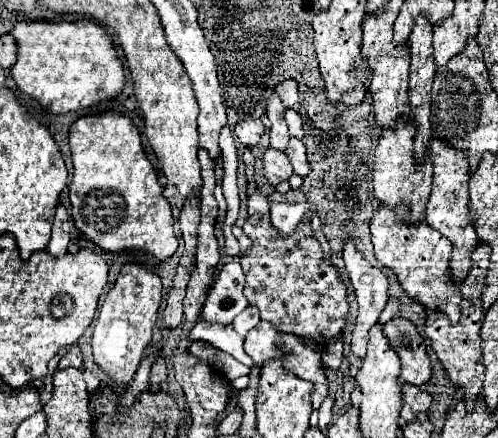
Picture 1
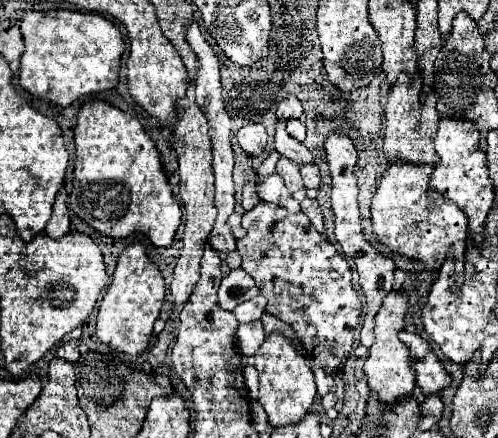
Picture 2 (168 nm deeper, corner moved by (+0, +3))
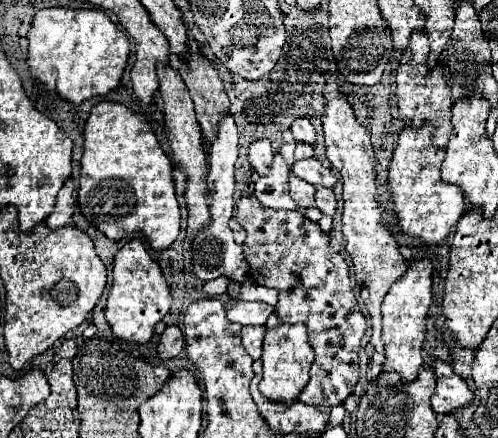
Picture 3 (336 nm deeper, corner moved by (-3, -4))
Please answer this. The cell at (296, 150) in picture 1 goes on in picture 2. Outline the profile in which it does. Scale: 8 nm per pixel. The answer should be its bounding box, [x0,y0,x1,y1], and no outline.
[300,164,320,188]

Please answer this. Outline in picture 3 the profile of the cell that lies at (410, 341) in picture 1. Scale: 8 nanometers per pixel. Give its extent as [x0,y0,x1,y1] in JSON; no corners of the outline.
[431,359,473,413]

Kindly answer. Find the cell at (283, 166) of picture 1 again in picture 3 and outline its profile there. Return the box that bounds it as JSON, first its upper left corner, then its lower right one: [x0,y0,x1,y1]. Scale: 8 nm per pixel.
[289,175,315,207]

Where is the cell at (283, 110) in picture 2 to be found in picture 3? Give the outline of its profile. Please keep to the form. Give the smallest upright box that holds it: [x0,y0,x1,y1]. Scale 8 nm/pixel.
[291,117,315,143]

